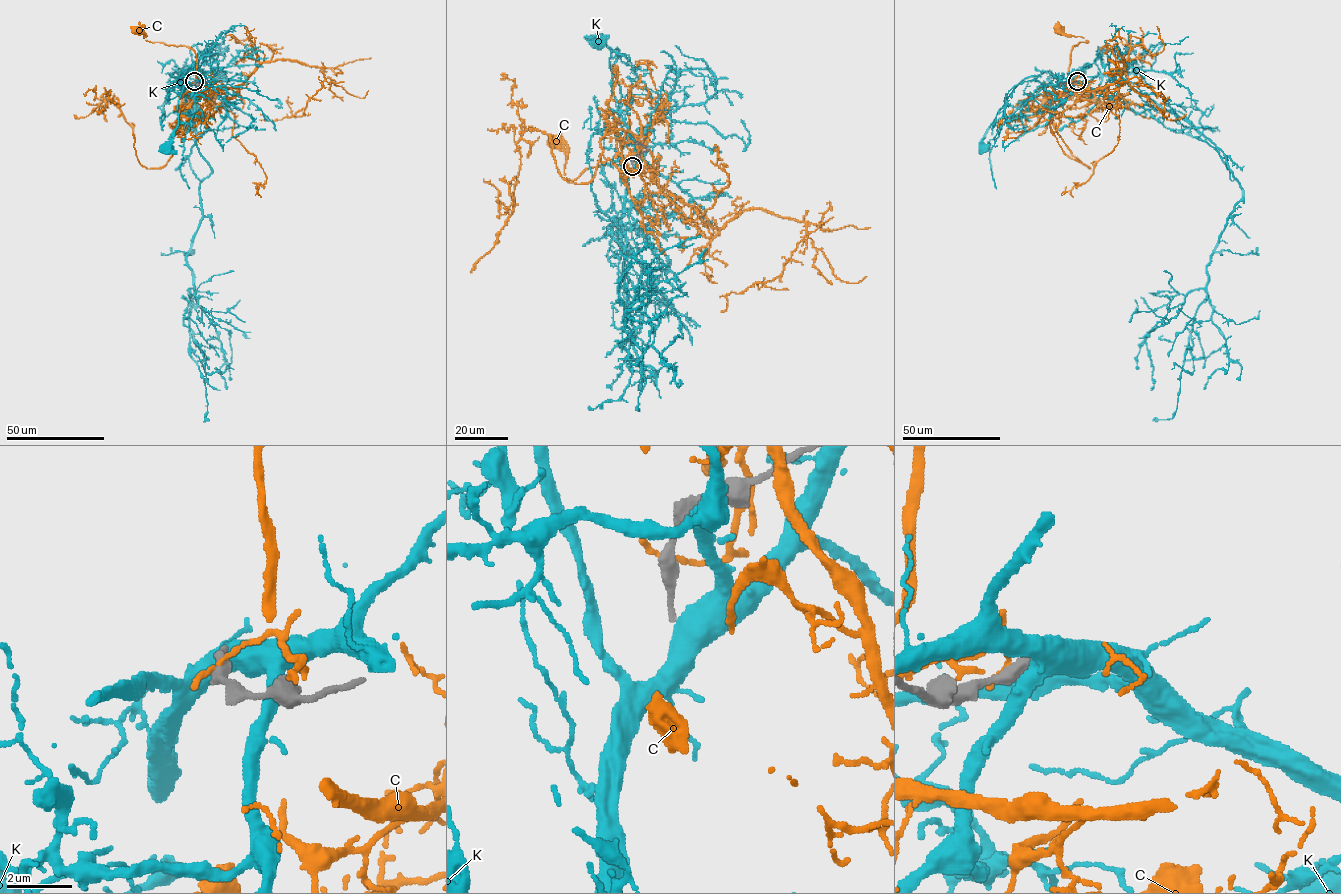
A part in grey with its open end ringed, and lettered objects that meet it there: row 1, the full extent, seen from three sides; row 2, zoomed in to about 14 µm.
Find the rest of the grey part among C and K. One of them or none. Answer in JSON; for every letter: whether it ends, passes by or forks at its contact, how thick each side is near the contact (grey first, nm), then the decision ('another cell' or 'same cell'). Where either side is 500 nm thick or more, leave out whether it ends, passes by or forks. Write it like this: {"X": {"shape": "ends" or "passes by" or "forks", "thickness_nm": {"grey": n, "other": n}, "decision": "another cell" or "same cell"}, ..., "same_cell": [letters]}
{"C": {"shape": "ends", "thickness_nm": {"grey": 360, "other": 170}, "decision": "another cell"}, "K": {"thickness_nm": {"grey": 170, "other": 650}, "decision": "another cell"}, "same_cell": []}

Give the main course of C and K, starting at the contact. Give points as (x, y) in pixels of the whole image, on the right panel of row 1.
C: (1073, 82), (1066, 81), (1072, 46), (1088, 41), (1059, 30)
K: (1077, 81), (1081, 82), (1061, 84), (1050, 71), (1025, 77), (997, 113), (982, 139), (983, 147)

